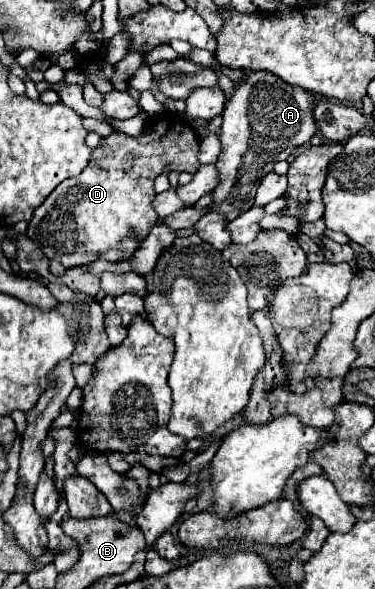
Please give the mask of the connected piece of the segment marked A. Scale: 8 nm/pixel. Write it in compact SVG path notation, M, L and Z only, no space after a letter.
M268 70L244 72L244 78L236 84L222 114L222 152L216 162L220 184L214 189L214 210L224 212L228 220L234 220L254 206L260 180L272 172L276 162L286 160L294 148L310 142L318 132L312 118L312 106L314 96L302 88L292 88L276 74L270 74Z

